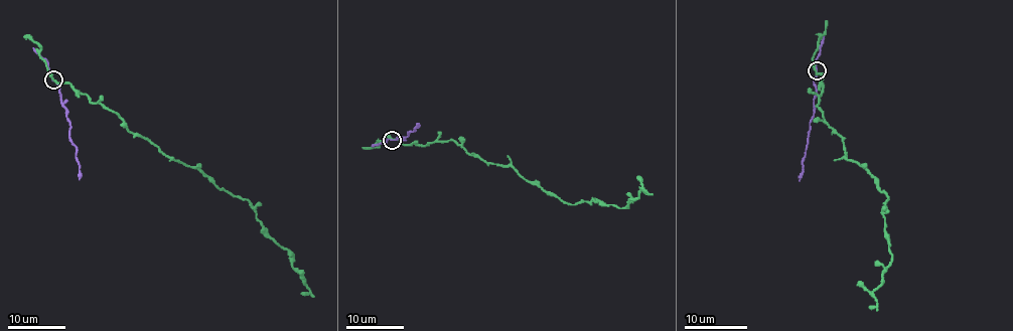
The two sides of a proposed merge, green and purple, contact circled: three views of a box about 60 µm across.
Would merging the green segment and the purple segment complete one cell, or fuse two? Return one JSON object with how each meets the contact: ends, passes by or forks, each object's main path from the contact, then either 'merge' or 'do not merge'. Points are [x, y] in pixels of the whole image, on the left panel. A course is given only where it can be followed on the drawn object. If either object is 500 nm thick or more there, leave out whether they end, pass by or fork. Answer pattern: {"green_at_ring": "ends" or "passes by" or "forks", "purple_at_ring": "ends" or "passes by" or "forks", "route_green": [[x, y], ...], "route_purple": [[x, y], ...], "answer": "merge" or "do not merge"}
{"green_at_ring": "passes by", "purple_at_ring": "passes by", "route_green": [[53, 79], [247, 199], [287, 250], [310, 291], [301, 294]], "route_purple": [[53, 79], [70, 127], [69, 141], [77, 148], [80, 179]], "answer": "do not merge"}

